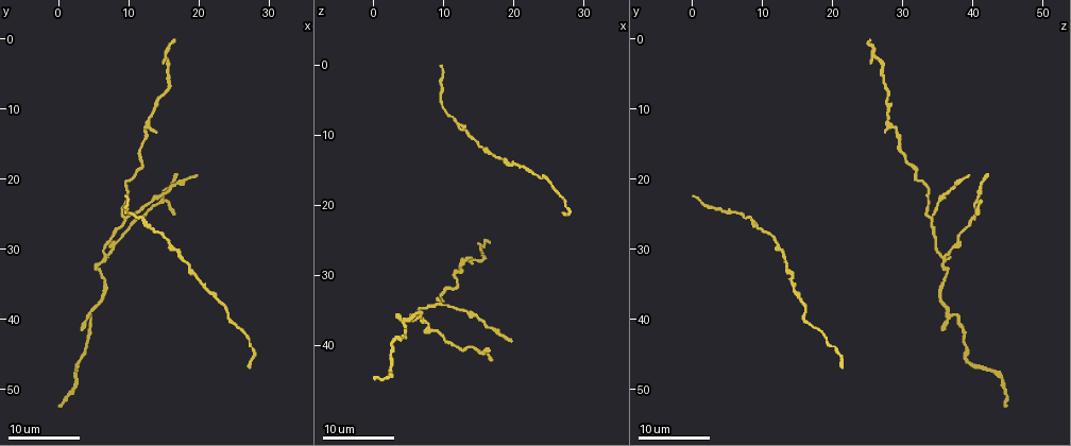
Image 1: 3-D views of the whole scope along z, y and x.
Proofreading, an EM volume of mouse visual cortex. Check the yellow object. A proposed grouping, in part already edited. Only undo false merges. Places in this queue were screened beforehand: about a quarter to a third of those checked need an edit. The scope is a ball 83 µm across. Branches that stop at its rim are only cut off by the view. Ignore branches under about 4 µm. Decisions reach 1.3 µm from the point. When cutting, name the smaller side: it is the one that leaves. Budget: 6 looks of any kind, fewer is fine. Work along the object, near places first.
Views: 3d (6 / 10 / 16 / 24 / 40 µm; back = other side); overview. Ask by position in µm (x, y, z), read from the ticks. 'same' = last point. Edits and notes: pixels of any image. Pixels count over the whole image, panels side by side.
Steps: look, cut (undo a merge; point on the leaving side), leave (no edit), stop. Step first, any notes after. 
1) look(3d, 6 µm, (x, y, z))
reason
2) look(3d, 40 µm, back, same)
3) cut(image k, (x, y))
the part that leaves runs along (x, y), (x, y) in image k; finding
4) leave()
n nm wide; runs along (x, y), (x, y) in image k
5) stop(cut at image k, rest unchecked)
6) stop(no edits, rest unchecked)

look(3d, 16 µm, (11.5, 25.5, 8.5))
thick turns thin

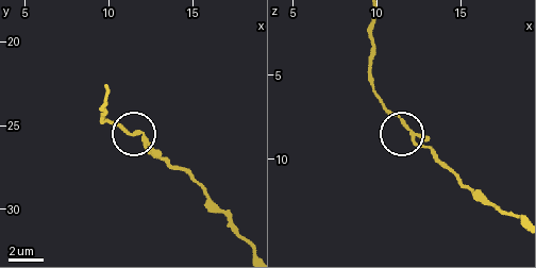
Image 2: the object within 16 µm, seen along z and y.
look(3d, 10 µm, (11.8, 25.6, 7.9))

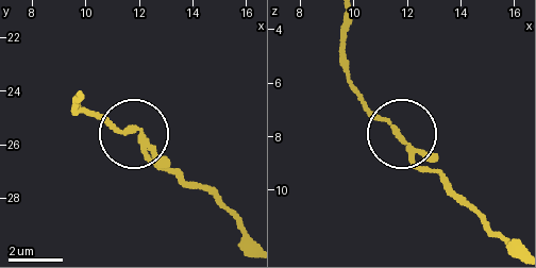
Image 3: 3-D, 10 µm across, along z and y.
leave()
all the same neuron

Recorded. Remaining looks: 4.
look(3d, 24 µm, (7.0, 31.5, 36.0))
three-way junction

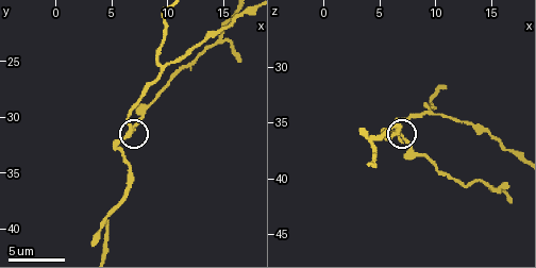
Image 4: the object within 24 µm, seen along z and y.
look(3d, 6 µm, same)

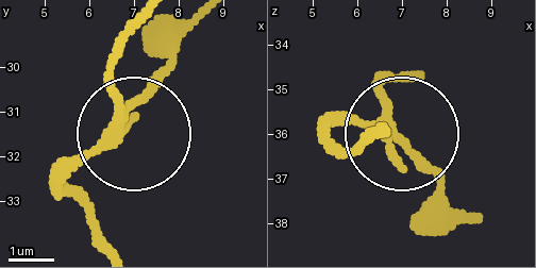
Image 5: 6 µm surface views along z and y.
leave()
continuous, no second neuron

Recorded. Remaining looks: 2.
look(3d, 6 µm, (9.4, 25.6, 34.0))
arms part here

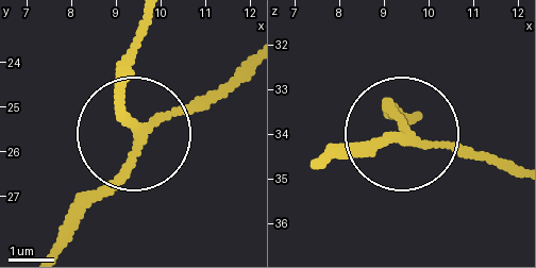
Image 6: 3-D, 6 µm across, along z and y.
look(3d, 6 µm, back, (9.55, 25.65, 34.05))

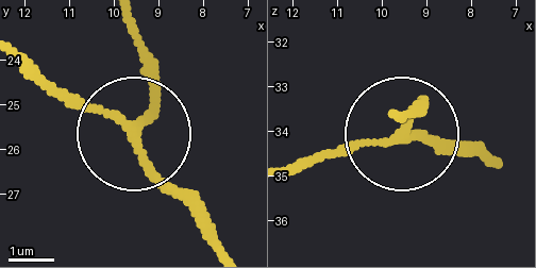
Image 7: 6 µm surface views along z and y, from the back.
leave()
3 arms; one neuron here

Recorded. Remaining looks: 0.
stop(no edits, rest unchecked)

